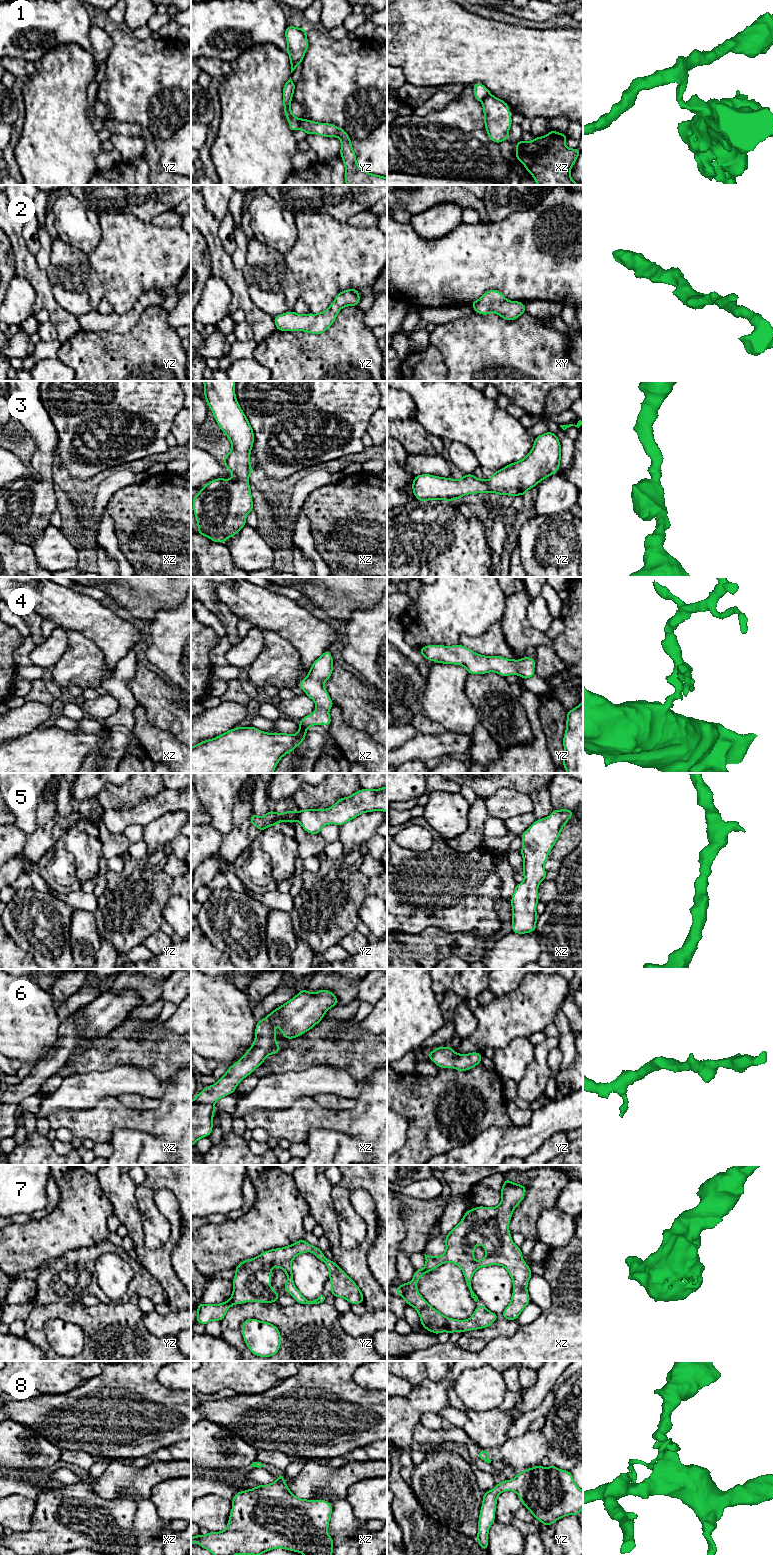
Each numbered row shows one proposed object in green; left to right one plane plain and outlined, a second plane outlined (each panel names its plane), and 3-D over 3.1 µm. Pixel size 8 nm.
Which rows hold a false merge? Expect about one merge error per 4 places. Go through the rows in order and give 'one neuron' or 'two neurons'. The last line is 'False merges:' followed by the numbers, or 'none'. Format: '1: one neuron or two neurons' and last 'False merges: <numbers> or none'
1: two neurons
2: one neuron
3: one neuron
4: one neuron
5: one neuron
6: one neuron
7: one neuron
8: one neuron
False merges: 1

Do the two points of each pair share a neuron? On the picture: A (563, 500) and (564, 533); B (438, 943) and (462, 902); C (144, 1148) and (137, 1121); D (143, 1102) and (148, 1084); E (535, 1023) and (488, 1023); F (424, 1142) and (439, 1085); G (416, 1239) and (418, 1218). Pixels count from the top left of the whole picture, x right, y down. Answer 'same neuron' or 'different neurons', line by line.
A: different neurons
B: different neurons
C: different neurons
D: different neurons
E: same neuron
F: same neuron
G: same neuron

